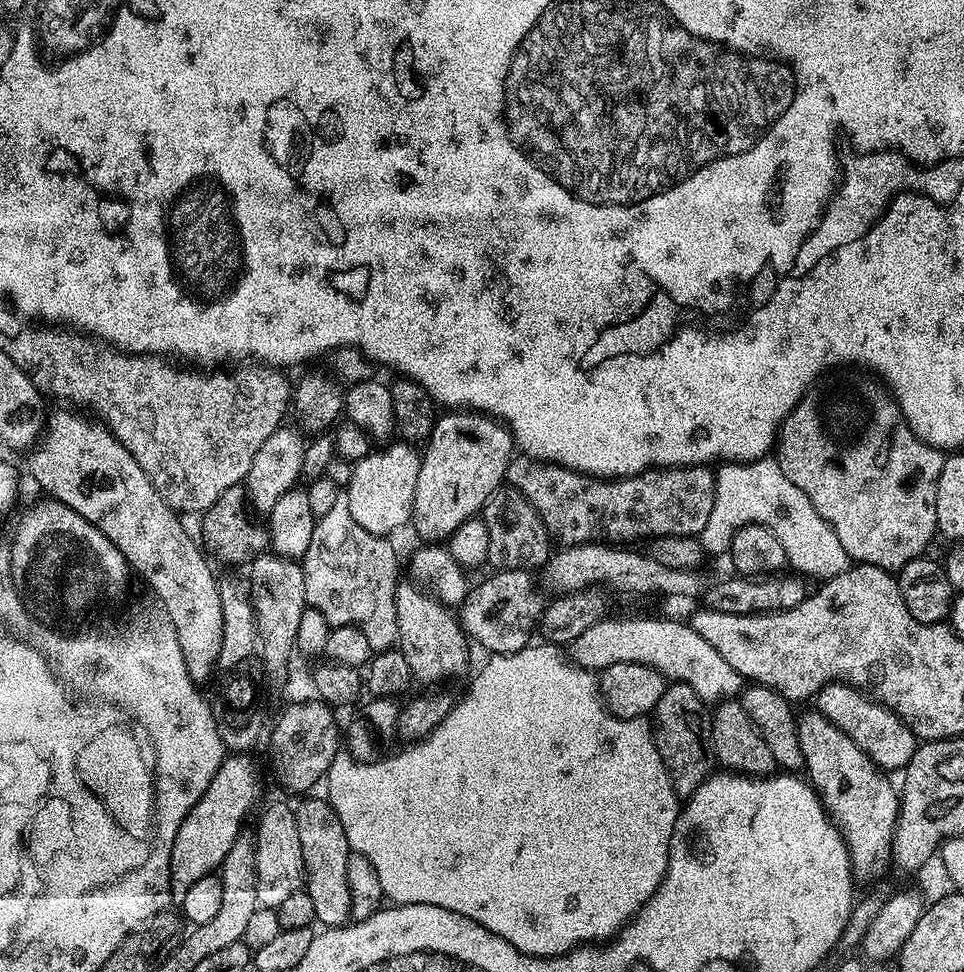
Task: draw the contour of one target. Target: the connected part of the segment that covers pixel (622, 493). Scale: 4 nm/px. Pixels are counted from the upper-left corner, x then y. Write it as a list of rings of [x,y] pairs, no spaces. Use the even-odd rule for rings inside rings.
[[[513,455],[508,463],[507,487],[518,490],[534,506],[542,526],[546,526],[549,537],[557,545],[569,548],[575,544],[607,542],[613,546],[632,546],[635,540],[651,542],[657,536],[695,536],[710,522],[710,510],[714,510],[716,474],[708,466],[685,466],[683,468],[649,468],[637,476],[601,478],[575,472],[562,464],[547,464],[532,456]]]

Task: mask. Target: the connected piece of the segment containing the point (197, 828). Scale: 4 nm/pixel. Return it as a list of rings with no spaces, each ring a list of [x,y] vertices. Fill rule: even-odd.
[[[245,753],[227,755],[220,763],[214,778],[207,784],[202,797],[181,822],[170,856],[170,898],[182,904],[195,882],[213,873],[223,863],[230,846],[241,835],[242,820],[256,798],[258,774],[255,764]]]

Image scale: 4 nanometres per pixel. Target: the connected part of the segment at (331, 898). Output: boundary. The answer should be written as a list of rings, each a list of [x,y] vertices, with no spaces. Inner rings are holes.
[[[309,795],[295,805],[296,821],[298,822],[298,842],[302,842],[302,858],[304,859],[304,874],[306,891],[314,901],[314,914],[321,925],[329,928],[339,928],[349,923],[350,884],[346,882],[346,866],[350,849],[346,830],[342,830],[342,822],[327,799]]]

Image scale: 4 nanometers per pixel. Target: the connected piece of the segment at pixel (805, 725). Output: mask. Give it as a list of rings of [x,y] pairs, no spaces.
[[[809,710],[804,717],[801,715],[797,719],[797,732],[806,779],[816,789],[825,812],[844,839],[853,877],[859,883],[860,880],[864,884],[874,883],[890,863],[892,833],[900,817],[897,785],[892,785],[875,762],[819,712]]]

